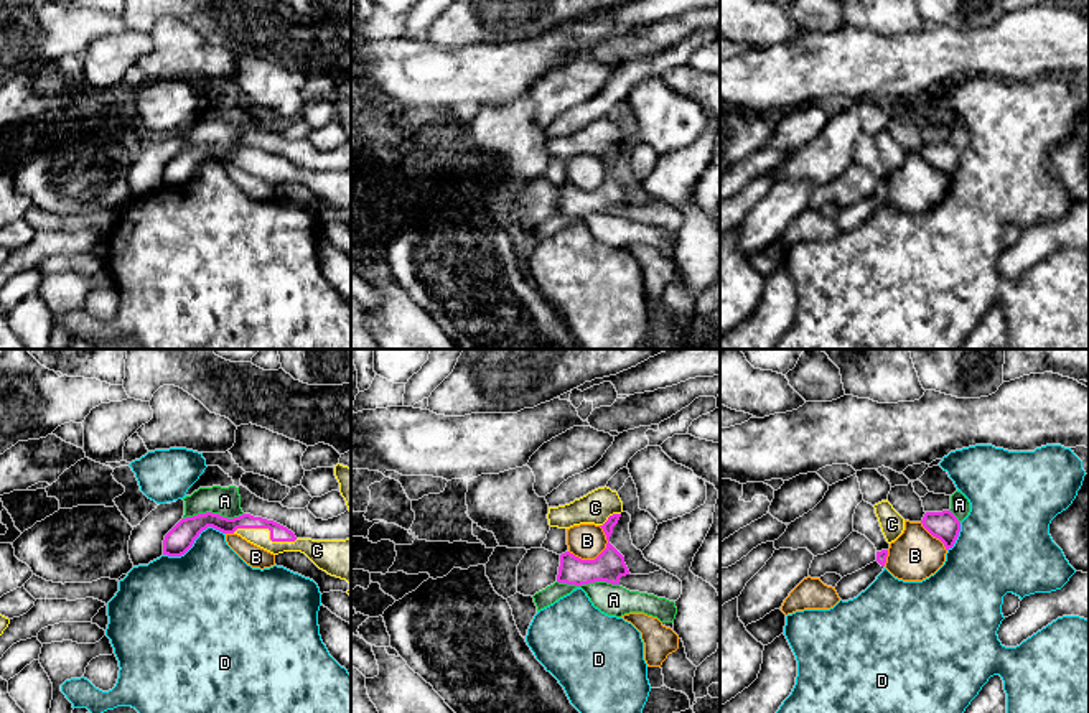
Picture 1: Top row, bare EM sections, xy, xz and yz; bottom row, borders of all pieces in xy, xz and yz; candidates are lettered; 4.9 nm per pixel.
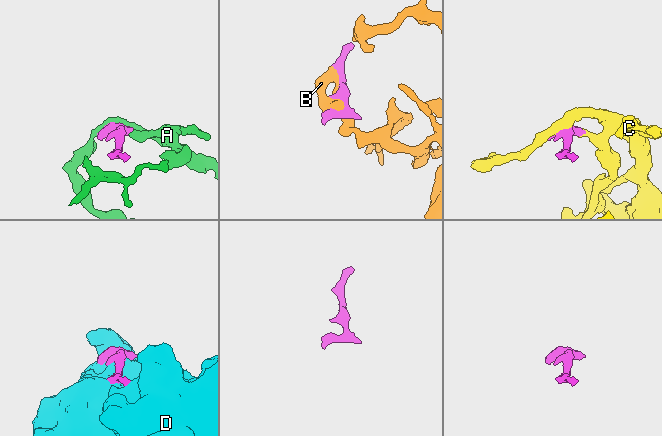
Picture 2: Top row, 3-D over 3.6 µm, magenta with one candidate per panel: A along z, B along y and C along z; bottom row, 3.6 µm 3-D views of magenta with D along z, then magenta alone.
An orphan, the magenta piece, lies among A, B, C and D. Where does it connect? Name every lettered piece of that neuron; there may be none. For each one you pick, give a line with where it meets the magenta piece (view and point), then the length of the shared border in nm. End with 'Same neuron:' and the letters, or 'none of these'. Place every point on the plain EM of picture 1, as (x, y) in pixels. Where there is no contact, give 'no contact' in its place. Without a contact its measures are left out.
C: xy (269, 160) | 320 nm
Same neuron: C

